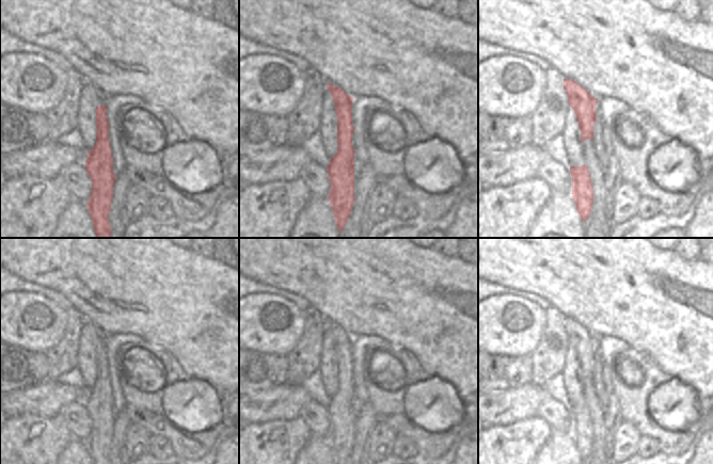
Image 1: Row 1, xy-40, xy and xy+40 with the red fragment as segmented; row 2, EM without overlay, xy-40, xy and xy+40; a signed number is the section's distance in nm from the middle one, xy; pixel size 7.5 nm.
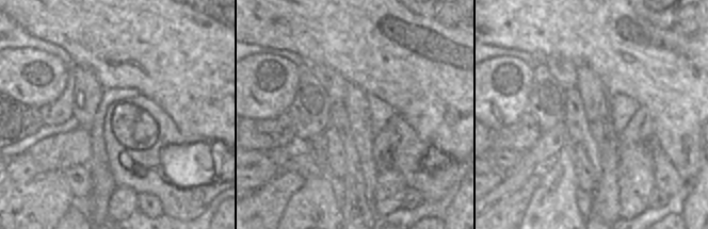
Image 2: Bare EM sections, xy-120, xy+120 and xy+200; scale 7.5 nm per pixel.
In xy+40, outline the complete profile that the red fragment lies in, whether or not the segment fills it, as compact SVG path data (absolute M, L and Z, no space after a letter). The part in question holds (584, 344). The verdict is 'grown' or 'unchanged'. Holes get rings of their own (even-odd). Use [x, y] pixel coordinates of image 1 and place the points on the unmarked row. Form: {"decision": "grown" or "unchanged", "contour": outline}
{"decision": "unchanged", "contour": "M564 318L564 327L568 334L568 343L574 349L579 362L581 381L586 378L593 379L593 364L598 358L596 353L598 337L571 318Z"}

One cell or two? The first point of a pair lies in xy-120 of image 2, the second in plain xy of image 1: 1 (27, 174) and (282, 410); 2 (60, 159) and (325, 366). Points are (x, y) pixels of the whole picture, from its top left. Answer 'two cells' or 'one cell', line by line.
1: two cells
2: two cells

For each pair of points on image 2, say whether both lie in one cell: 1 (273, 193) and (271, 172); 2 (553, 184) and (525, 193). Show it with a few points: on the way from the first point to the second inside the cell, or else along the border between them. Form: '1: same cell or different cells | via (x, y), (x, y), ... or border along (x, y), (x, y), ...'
1: different cells | border along (278, 174), (251, 193)
2: different cells | border along (541, 175), (524, 212)

